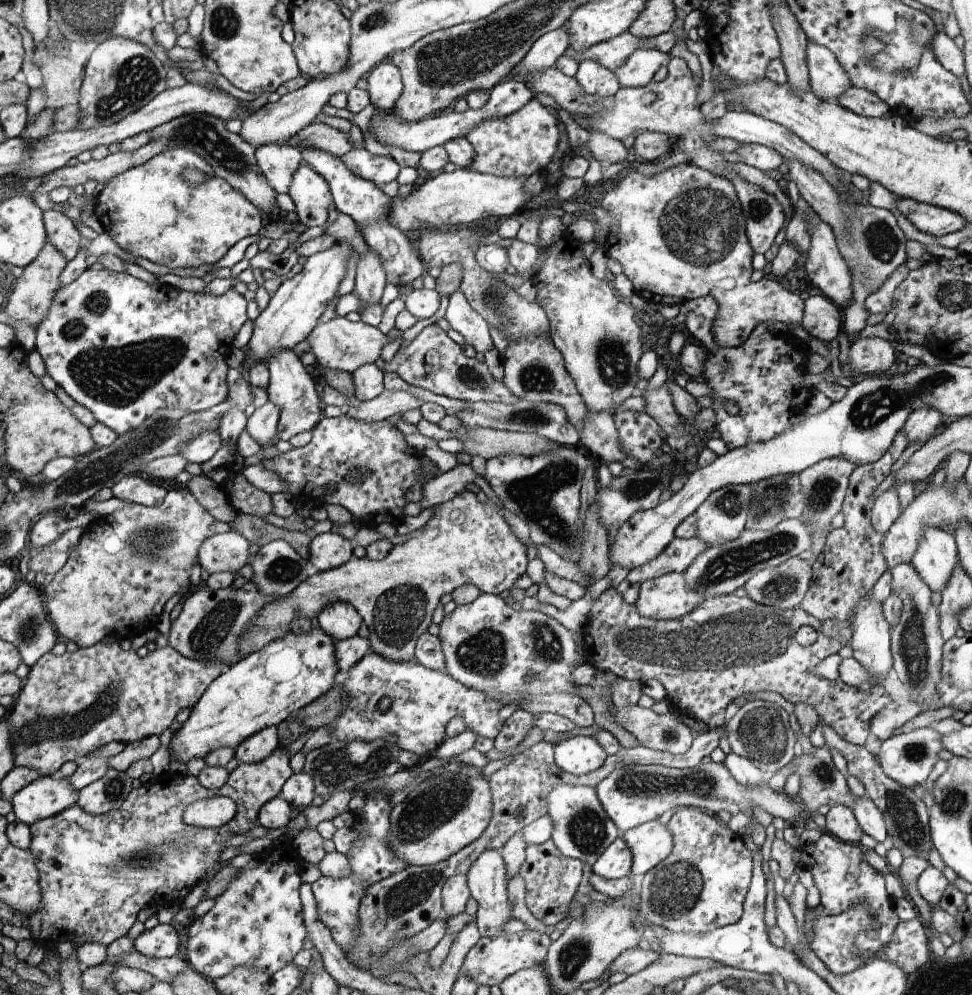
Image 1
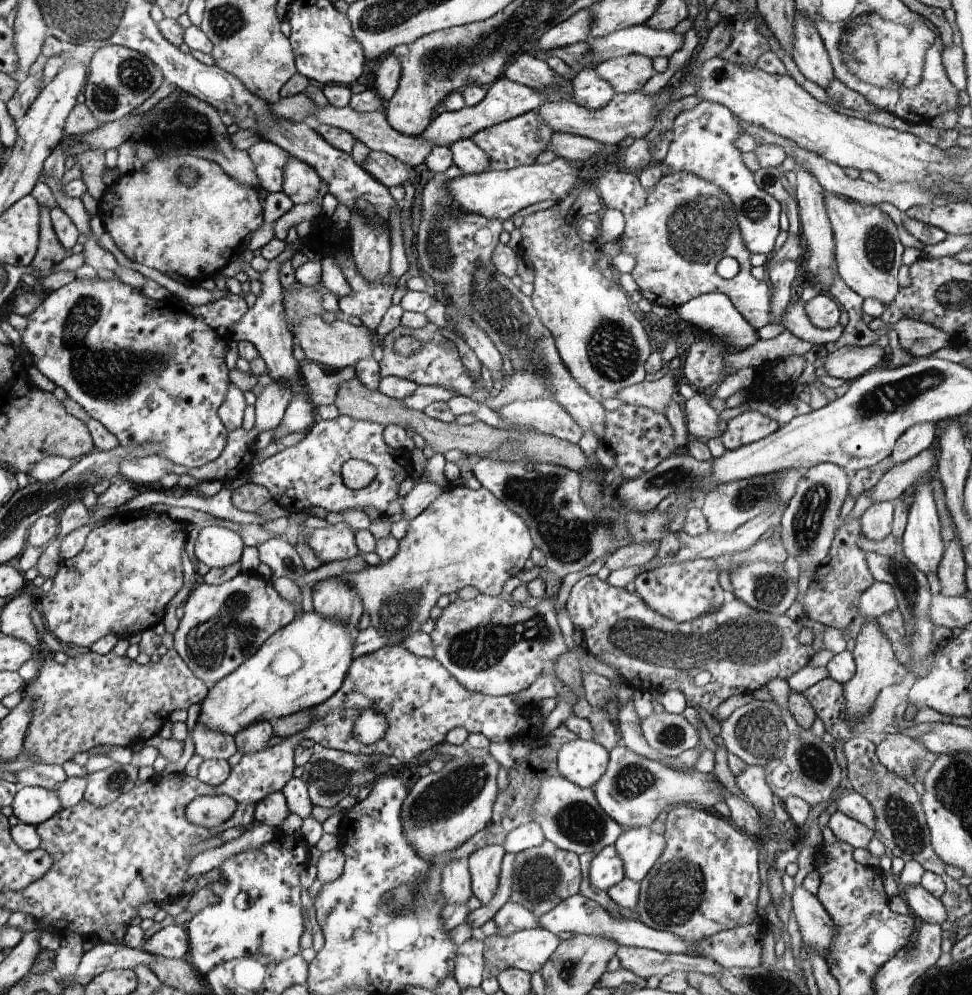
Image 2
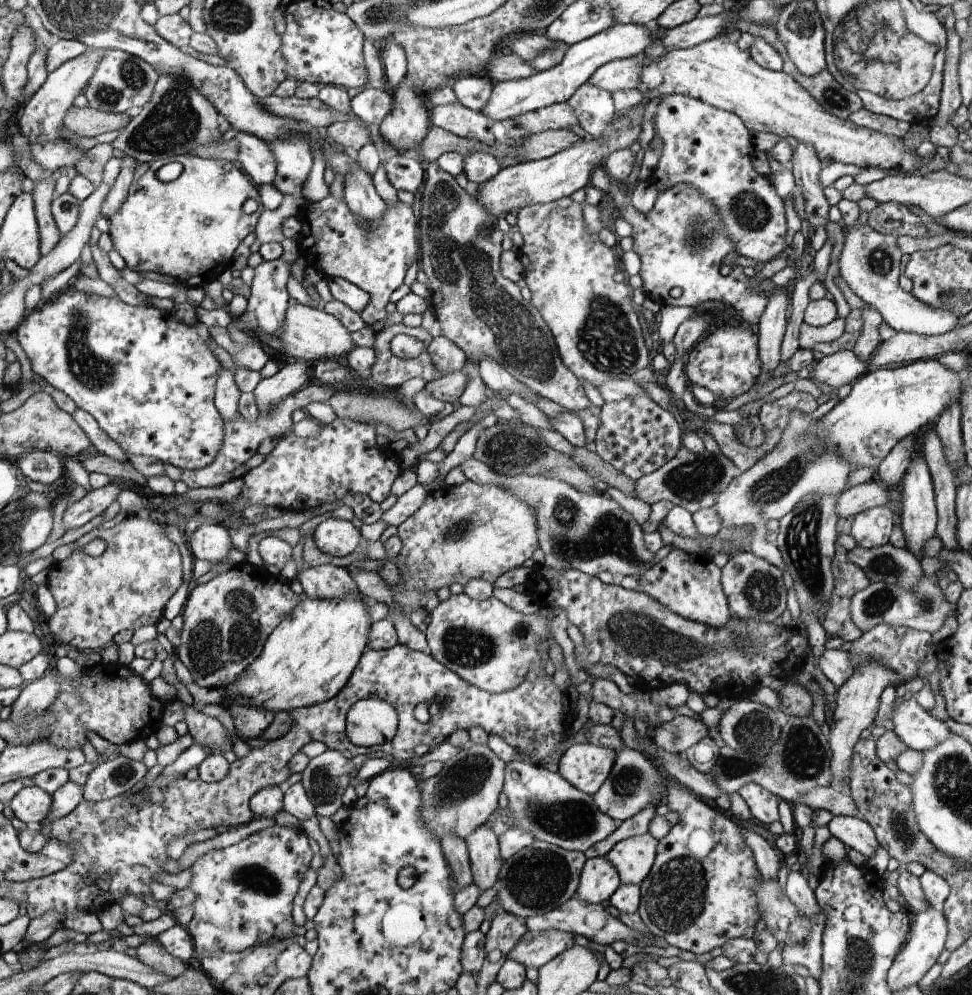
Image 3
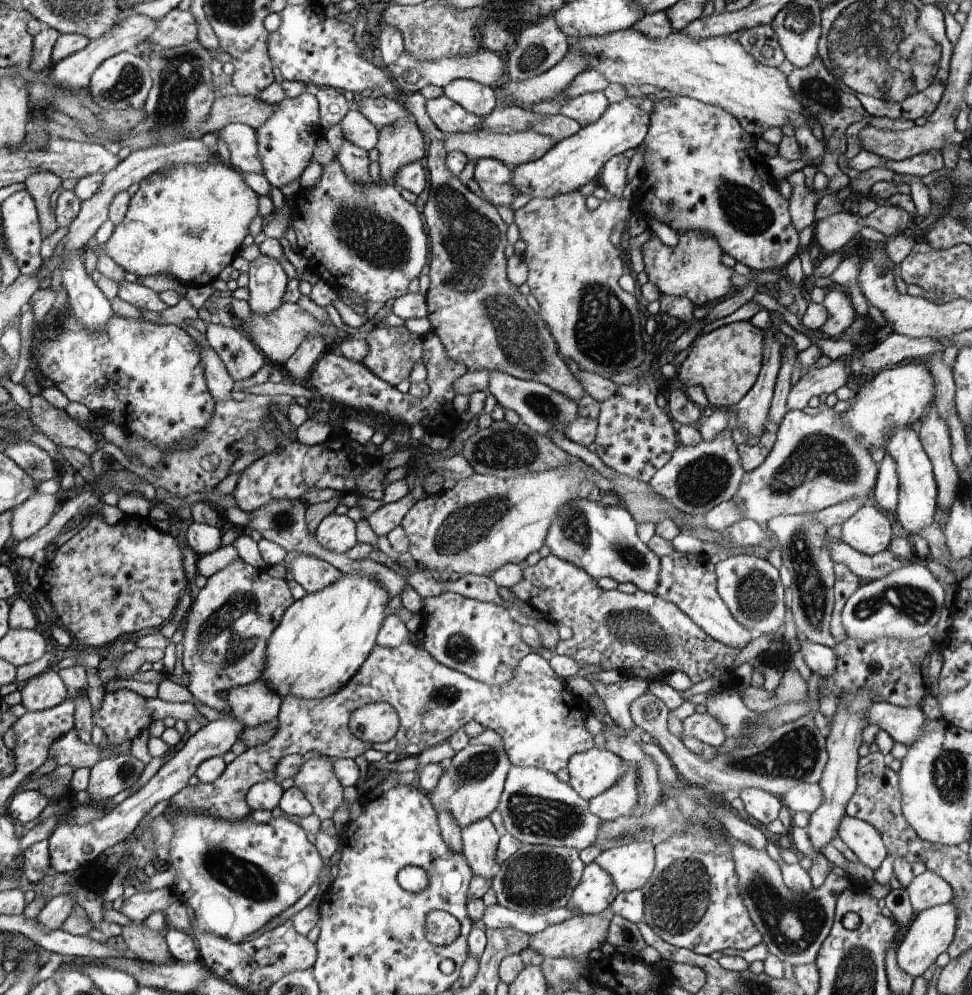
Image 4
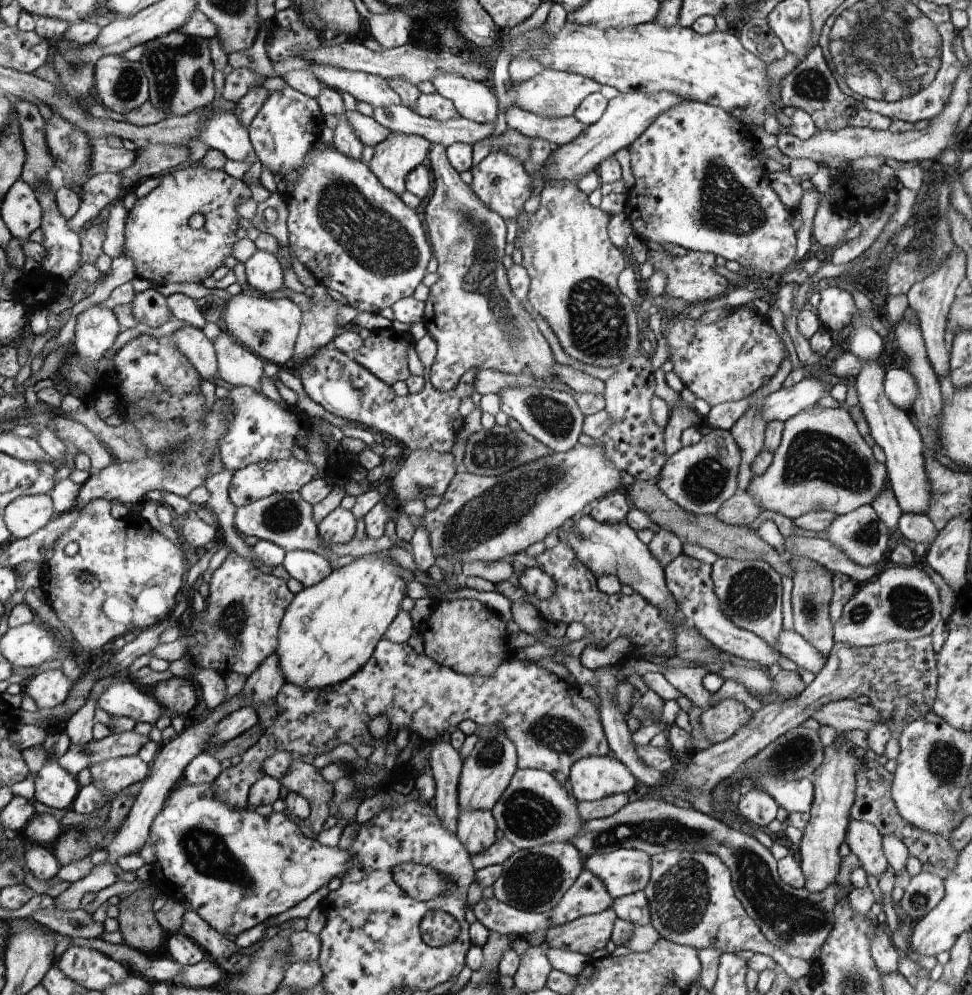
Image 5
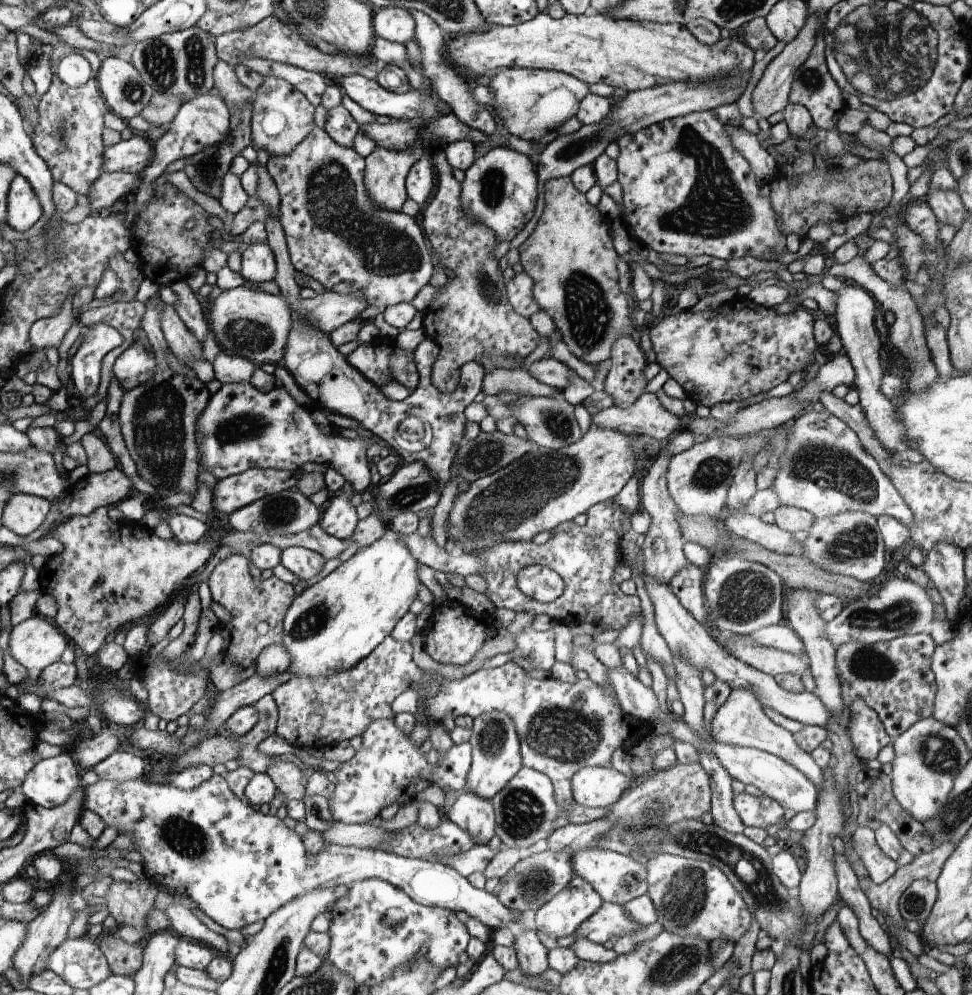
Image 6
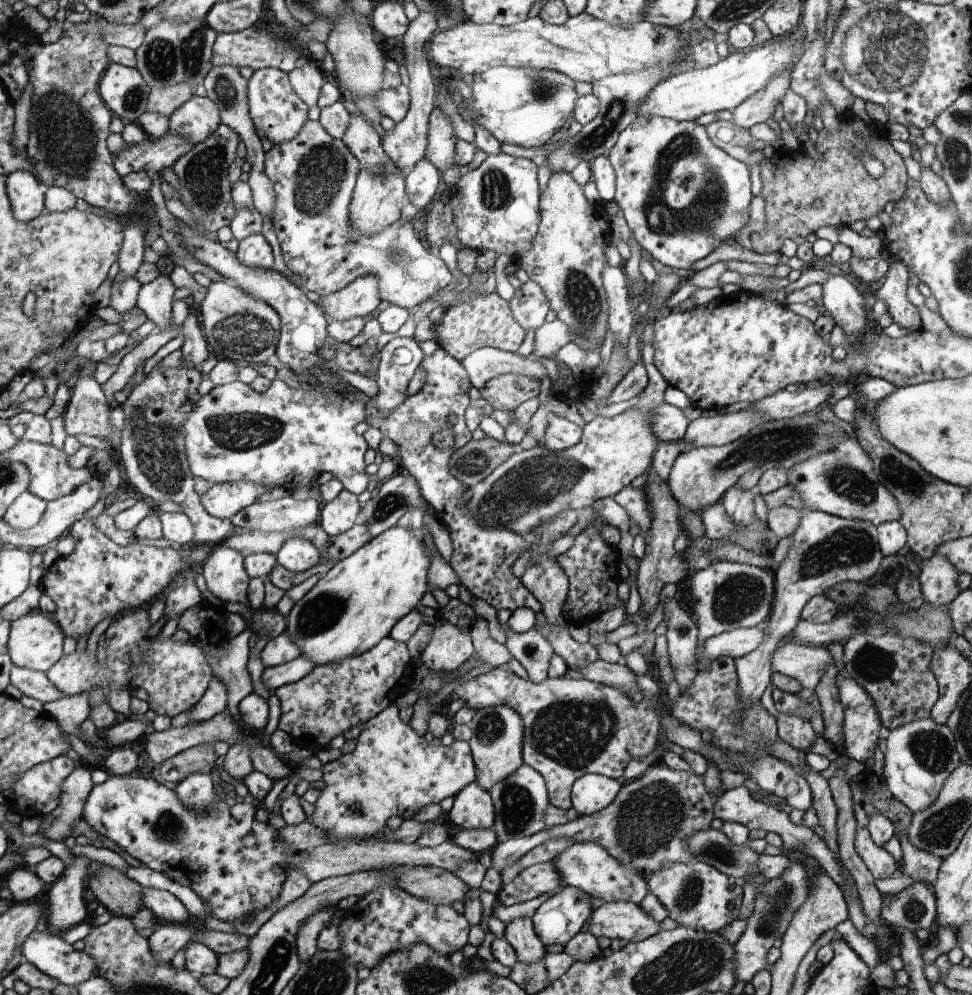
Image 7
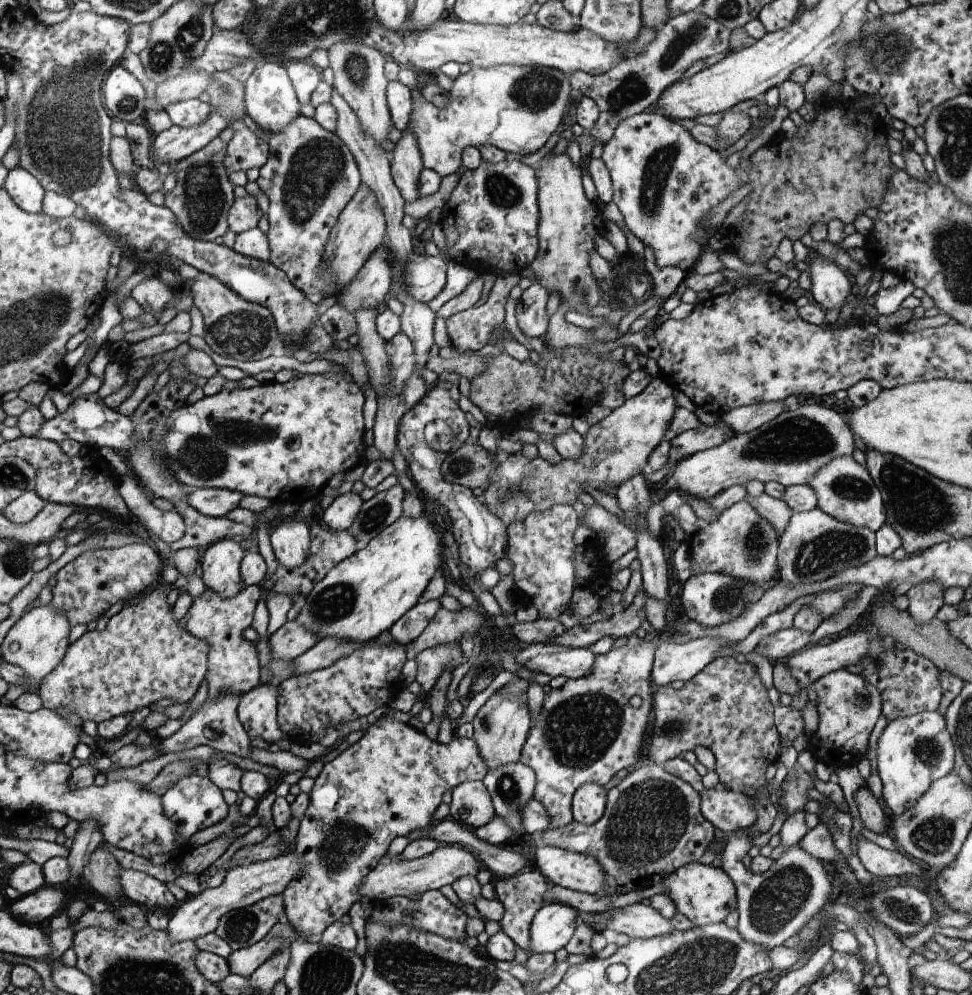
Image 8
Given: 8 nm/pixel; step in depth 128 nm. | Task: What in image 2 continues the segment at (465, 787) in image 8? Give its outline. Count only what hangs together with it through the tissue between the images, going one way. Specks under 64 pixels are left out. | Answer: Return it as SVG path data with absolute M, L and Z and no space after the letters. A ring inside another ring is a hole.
M486 845L467 858L471 874L471 891L482 906L490 904L499 890L500 873L506 848L503 845Z

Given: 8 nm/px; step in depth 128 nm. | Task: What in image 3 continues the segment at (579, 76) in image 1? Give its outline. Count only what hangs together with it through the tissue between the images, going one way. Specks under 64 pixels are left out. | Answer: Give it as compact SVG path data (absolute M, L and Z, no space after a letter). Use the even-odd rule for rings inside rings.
M587 82L579 86L567 102L572 106L572 112L576 114L580 127L587 136L594 138L604 132L617 112L614 109L612 93Z

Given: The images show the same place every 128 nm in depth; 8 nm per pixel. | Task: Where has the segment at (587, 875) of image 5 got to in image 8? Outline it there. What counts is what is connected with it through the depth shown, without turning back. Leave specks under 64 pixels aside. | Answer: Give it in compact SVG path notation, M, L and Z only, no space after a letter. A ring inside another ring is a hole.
M564 903L543 905L531 924L532 955L558 952L572 940L579 911Z

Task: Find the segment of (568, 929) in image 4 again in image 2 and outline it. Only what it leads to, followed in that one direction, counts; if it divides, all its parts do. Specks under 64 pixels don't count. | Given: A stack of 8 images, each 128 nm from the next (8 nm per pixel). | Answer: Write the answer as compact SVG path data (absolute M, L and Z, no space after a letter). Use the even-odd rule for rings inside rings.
M542 927L518 931L510 934L510 936L502 936L502 934L490 935L483 940L484 950L482 950L482 956L484 956L485 968L483 977L485 979L497 978L498 974L504 972L507 968L517 968L534 974L534 972L541 970L553 950L558 948L560 940L556 934Z

